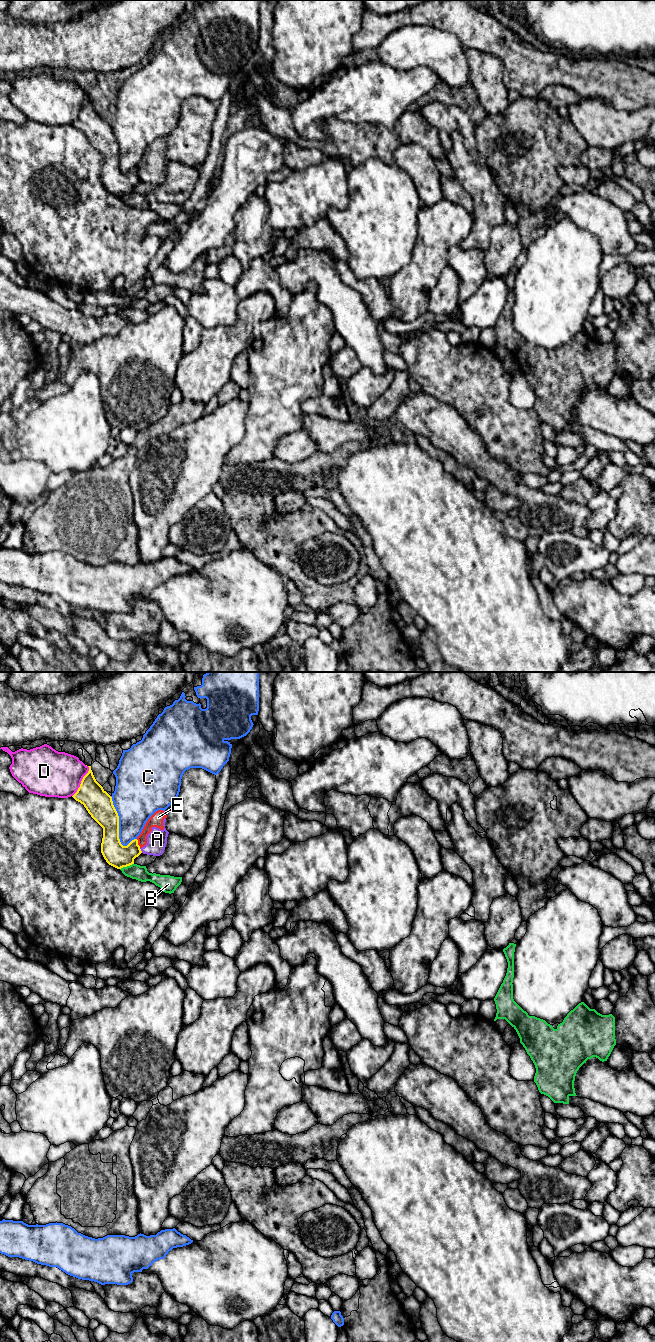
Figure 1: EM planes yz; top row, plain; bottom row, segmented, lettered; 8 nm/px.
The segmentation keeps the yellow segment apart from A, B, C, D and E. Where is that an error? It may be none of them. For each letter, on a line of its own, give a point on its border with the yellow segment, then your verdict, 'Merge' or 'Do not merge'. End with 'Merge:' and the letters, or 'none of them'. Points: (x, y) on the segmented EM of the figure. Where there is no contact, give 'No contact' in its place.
A: Touches yellow at yz (140, 850). Do not merge
B: Touches yellow at yz (126, 866). Do not merge
C: Touches yellow at yz (118, 822). Do not merge
D: Touches yellow at yz (81, 781). Do not merge
E: Touches yellow at yz (137, 843). Do not merge
Merge: none of them

